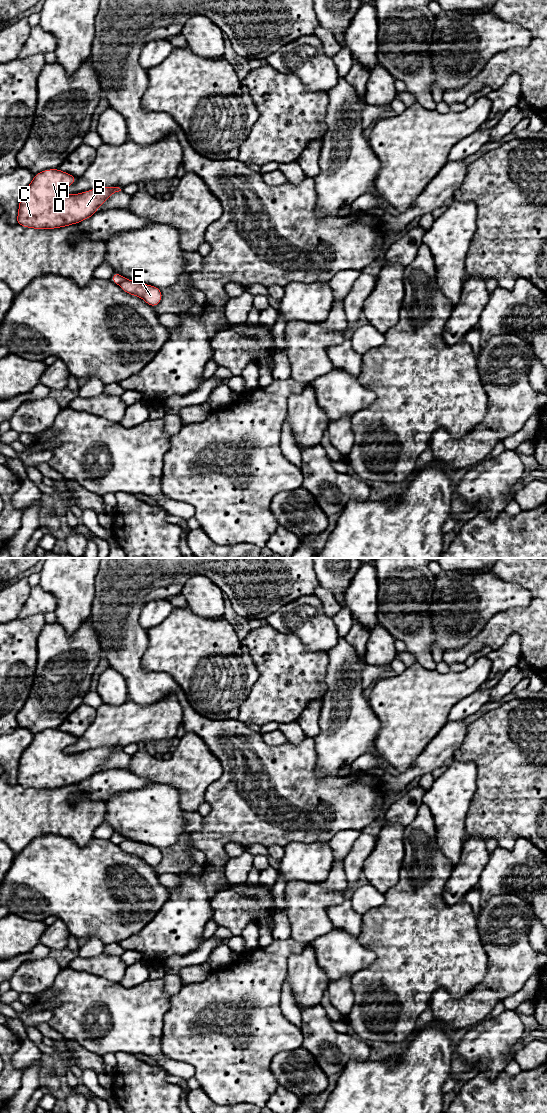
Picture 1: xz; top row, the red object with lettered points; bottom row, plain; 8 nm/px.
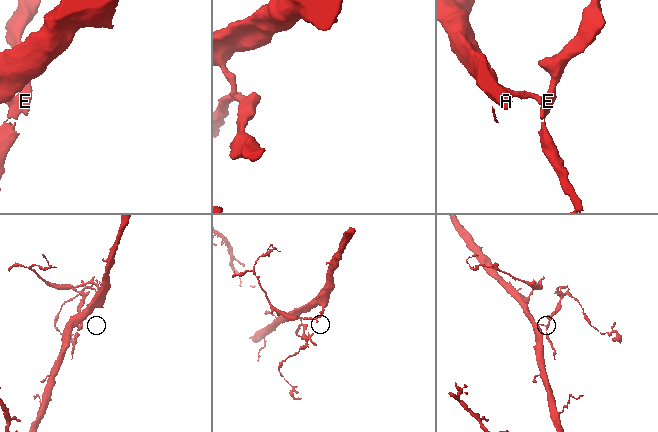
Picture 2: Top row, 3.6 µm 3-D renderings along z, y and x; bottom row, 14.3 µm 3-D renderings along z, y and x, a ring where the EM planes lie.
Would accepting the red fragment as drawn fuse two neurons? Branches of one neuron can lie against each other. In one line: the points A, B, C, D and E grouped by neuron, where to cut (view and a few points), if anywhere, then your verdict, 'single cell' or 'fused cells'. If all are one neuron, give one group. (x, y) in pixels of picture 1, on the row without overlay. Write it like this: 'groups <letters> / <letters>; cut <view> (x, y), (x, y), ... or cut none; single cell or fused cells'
groups A B C D / E; cut xz (125, 839), (118, 844); fused cells

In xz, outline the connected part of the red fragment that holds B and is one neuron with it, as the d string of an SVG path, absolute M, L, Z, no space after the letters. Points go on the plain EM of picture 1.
M59 728L35 734L20 758L16 783L37 790L78 784L91 778L112 754L121 751L119 747L109 746L66 754L64 749L76 740Z

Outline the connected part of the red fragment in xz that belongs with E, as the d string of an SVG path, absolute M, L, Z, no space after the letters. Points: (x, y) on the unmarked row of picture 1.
M125 839L119 846L126 853L143 859L152 867L156 867L163 856L159 848L129 839Z

